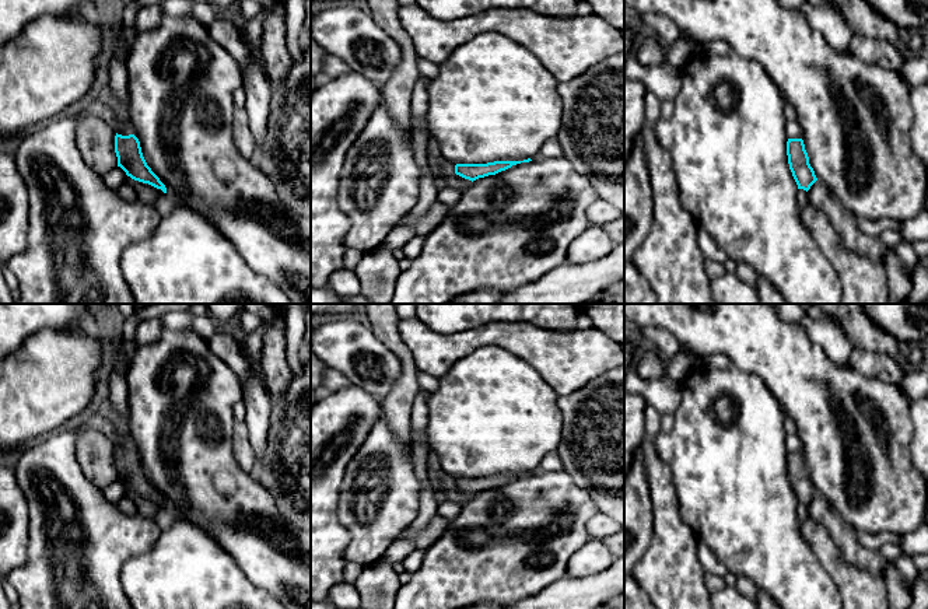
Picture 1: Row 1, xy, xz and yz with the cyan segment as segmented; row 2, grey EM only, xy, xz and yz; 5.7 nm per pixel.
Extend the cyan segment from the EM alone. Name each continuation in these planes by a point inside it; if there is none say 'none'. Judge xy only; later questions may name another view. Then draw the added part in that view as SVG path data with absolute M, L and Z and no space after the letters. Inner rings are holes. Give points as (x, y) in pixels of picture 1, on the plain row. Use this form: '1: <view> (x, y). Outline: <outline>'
none

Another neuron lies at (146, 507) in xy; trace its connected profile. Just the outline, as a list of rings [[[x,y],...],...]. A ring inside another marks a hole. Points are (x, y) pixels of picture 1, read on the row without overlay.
[[[132,493],[130,496],[136,505],[137,505],[137,514],[148,518],[148,519],[155,519],[157,517],[157,512],[164,508],[164,505],[161,503],[157,503],[148,497],[143,497],[143,496],[139,496],[139,494],[134,494]]]

